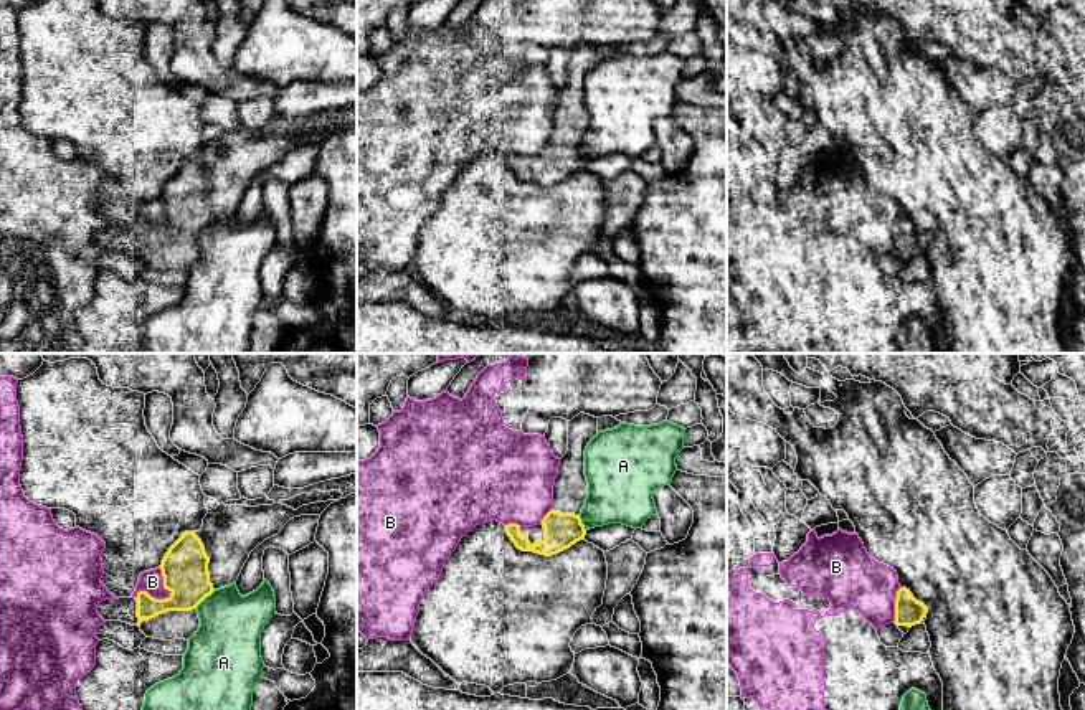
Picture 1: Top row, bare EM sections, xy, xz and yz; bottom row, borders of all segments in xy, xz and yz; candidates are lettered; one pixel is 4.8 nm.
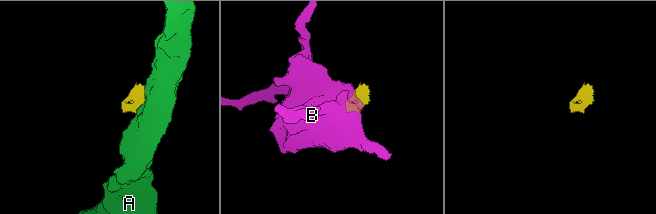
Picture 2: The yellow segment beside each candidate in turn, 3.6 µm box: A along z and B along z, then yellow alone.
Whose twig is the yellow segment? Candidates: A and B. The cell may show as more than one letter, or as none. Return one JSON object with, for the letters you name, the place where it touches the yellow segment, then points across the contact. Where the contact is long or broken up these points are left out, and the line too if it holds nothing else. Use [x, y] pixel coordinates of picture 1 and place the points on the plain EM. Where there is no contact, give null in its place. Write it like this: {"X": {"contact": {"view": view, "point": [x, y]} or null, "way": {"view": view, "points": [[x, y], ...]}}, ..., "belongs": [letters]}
{"belongs": []}

